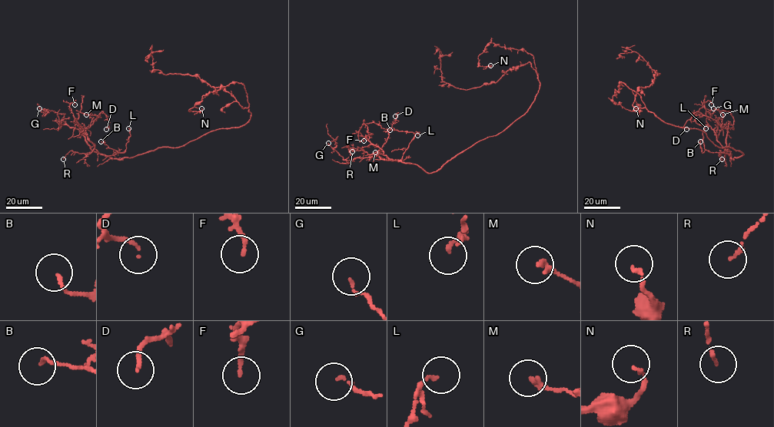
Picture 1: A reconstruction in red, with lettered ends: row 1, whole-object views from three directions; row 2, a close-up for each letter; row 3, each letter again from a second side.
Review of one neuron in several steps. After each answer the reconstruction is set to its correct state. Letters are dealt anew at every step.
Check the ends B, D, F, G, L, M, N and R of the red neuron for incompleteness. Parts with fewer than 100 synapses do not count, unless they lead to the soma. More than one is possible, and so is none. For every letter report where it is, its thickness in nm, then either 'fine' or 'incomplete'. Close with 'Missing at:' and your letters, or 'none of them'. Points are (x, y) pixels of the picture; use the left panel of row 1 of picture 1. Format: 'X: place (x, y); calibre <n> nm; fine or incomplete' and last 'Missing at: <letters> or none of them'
B: place (101, 141); calibre 120 nm; fine
D: place (106, 129); calibre 100 nm; fine
F: place (74, 104); calibre 170 nm; fine
G: place (39, 108); calibre 110 nm; fine
L: place (128, 128); calibre 150 nm; fine
M: place (86, 114); calibre 190 nm; fine
N: place (201, 108); calibre 130 nm; fine
R: place (63, 159); calibre 130 nm; fine
Missing at: none of them

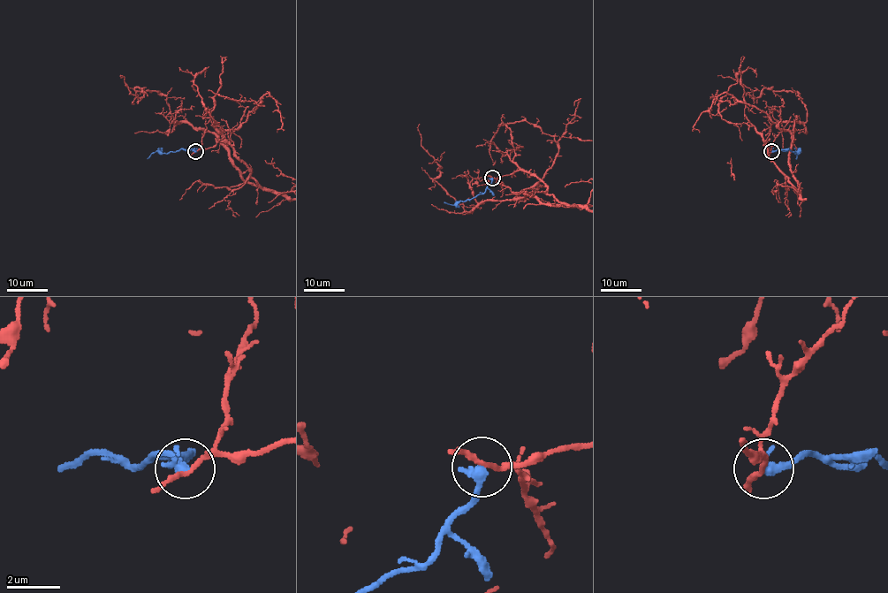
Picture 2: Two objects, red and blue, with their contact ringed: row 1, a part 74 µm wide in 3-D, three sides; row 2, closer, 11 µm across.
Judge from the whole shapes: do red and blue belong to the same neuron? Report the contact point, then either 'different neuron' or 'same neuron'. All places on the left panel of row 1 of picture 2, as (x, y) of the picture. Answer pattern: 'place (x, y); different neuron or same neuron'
place (195, 151); different neuron

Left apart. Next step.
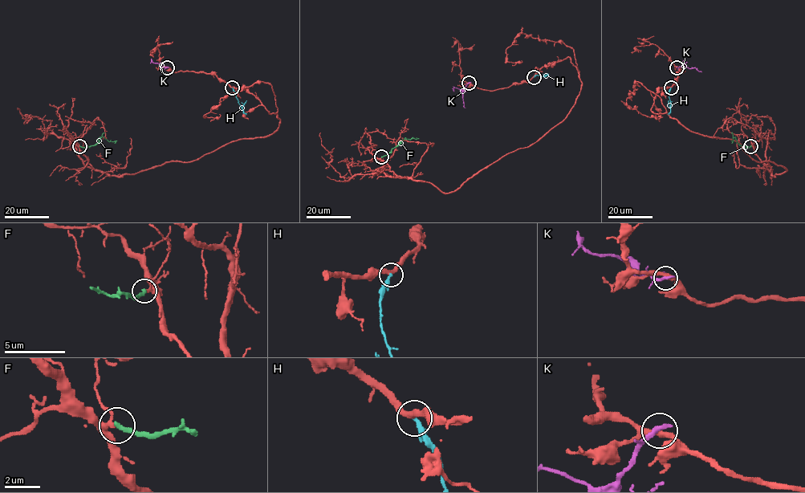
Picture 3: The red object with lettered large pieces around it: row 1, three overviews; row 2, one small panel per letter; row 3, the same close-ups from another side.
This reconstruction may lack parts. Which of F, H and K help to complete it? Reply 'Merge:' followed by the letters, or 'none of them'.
Merge: F

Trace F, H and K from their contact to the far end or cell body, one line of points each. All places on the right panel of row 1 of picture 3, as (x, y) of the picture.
F: (750, 146), (742, 146), (733, 136), (732, 140)
H: (671, 87), (668, 93), (670, 111), (668, 113)
K: (676, 67), (685, 66), (701, 72)

